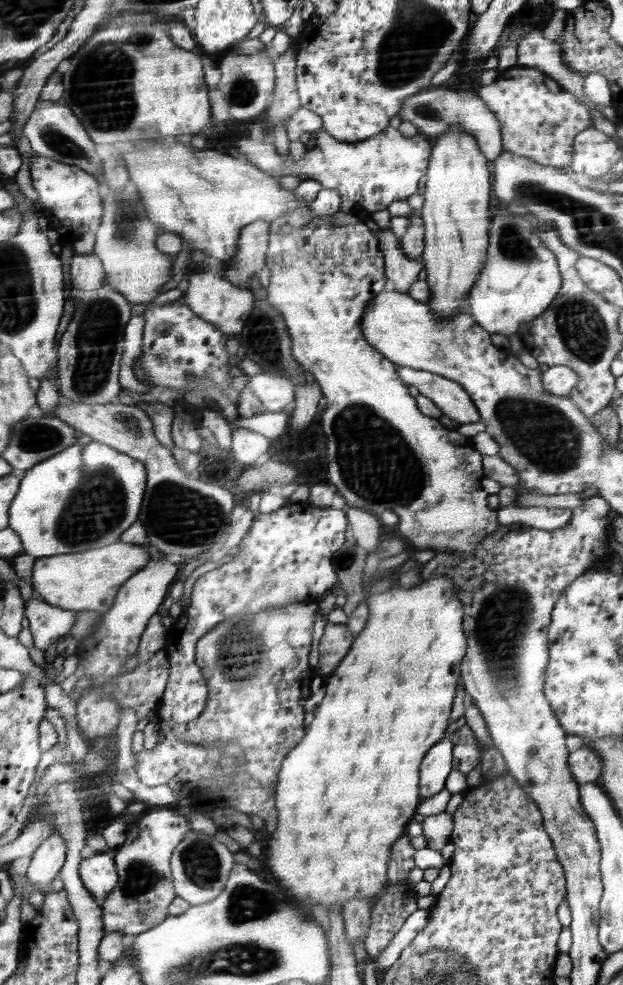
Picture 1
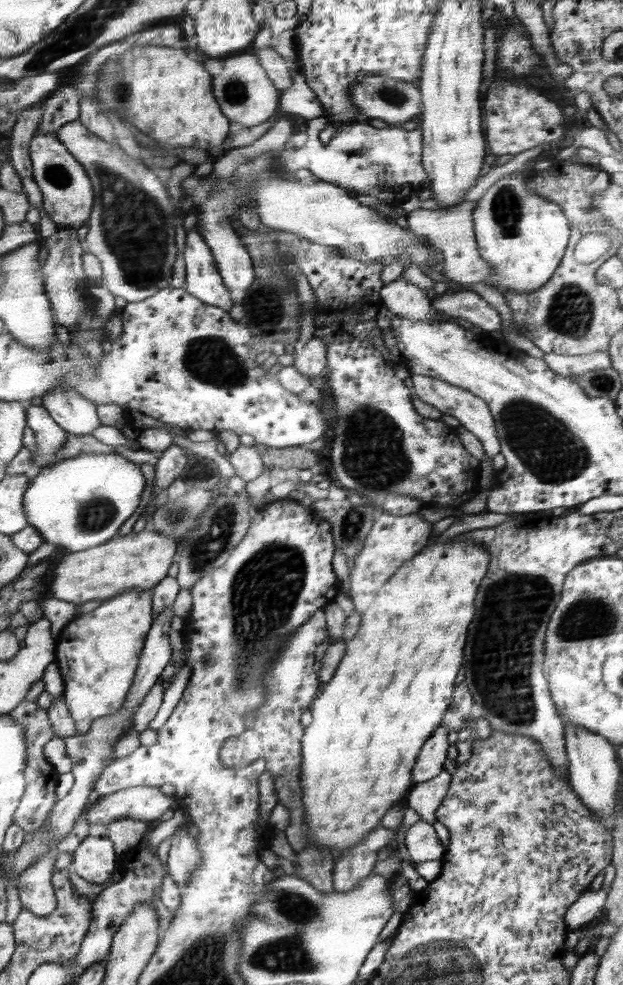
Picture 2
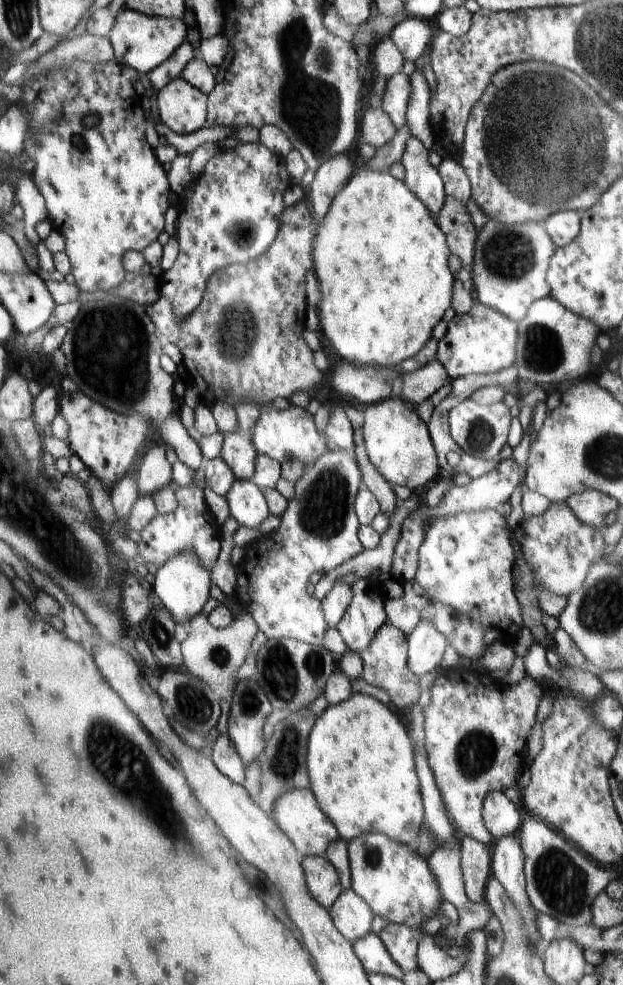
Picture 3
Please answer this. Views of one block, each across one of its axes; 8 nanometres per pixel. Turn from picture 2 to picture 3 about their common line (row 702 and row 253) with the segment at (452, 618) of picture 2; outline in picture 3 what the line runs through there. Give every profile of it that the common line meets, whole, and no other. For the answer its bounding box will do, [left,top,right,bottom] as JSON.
[313,168,454,369]

